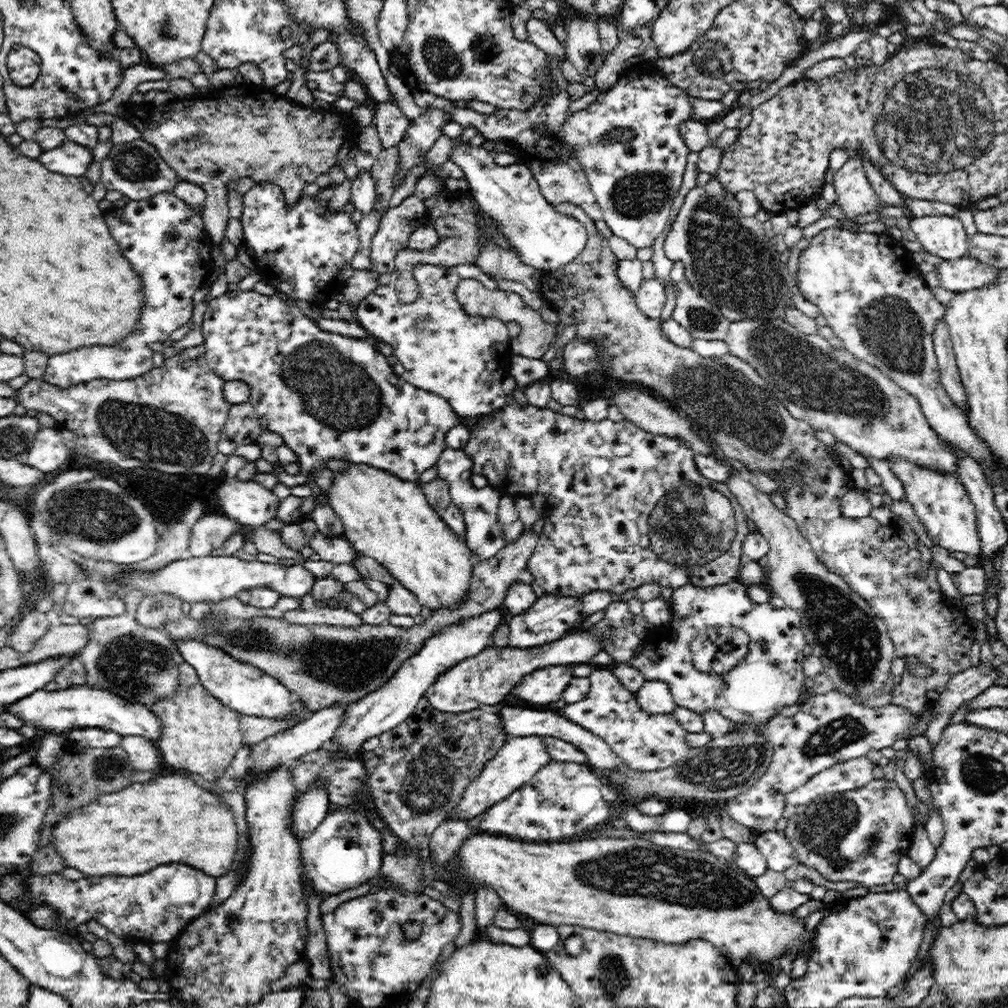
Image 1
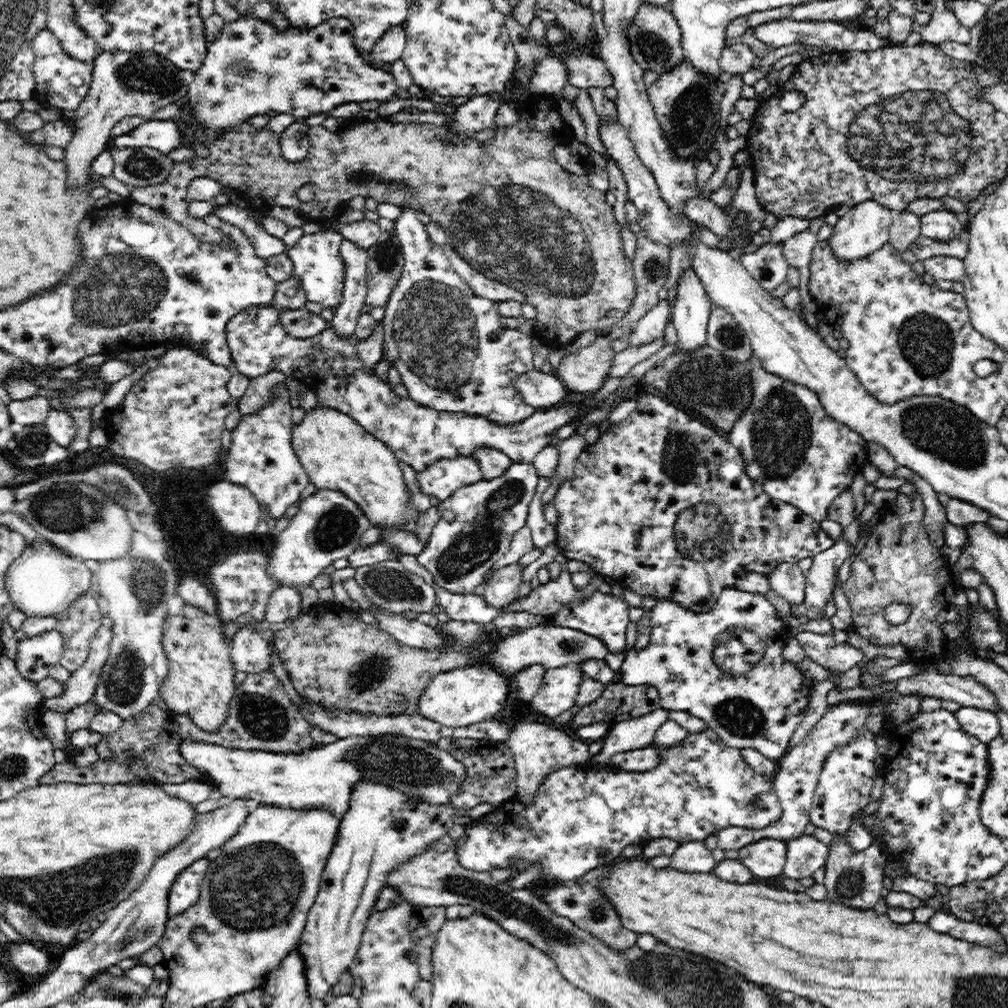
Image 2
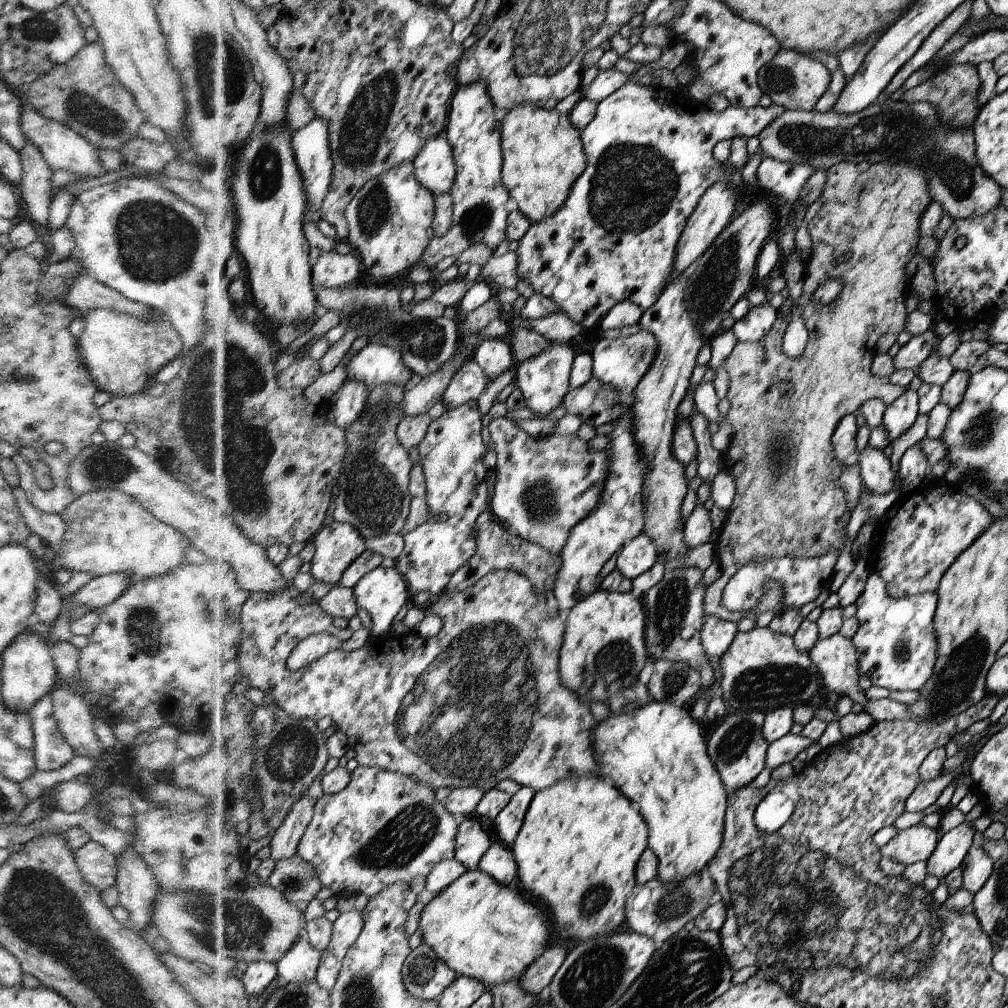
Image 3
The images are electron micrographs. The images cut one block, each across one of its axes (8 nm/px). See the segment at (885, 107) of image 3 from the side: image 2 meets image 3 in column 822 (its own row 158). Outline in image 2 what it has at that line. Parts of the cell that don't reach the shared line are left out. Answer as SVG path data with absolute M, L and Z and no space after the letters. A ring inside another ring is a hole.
M149 147L110 150L114 161L111 174L128 188L163 184L171 172L173 160Z

